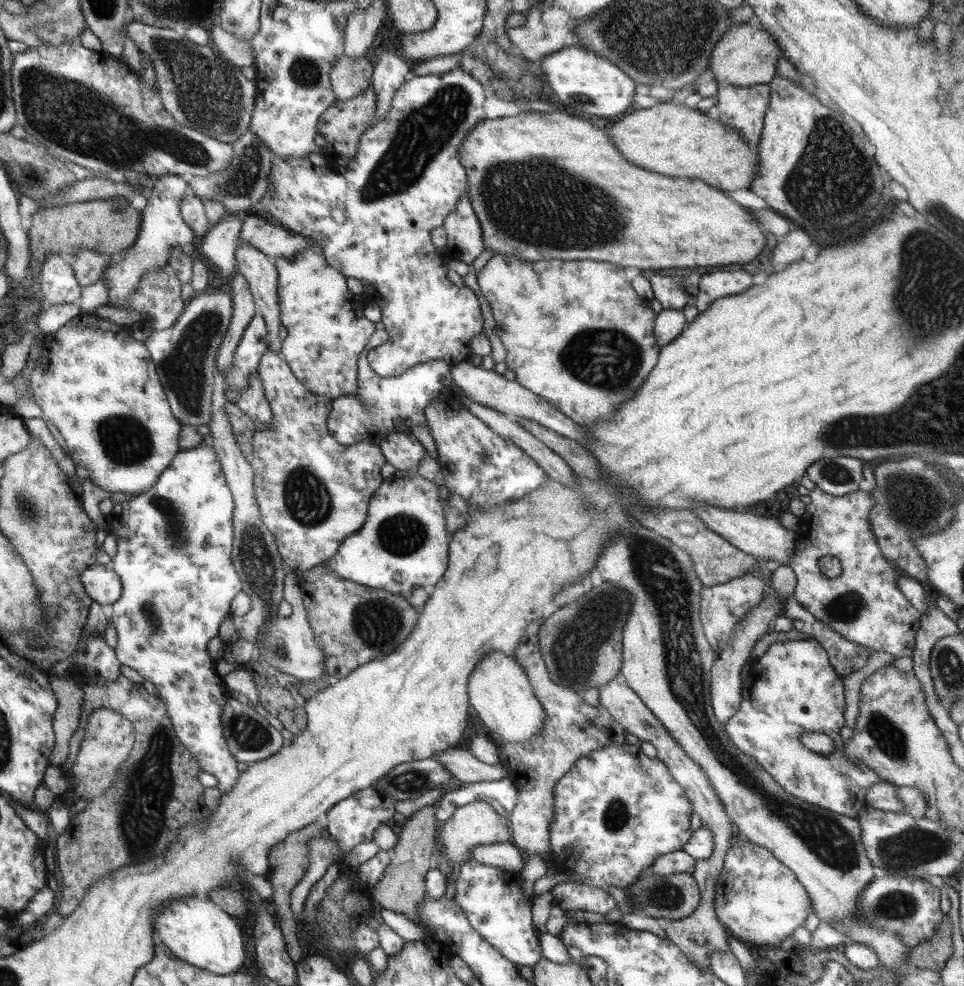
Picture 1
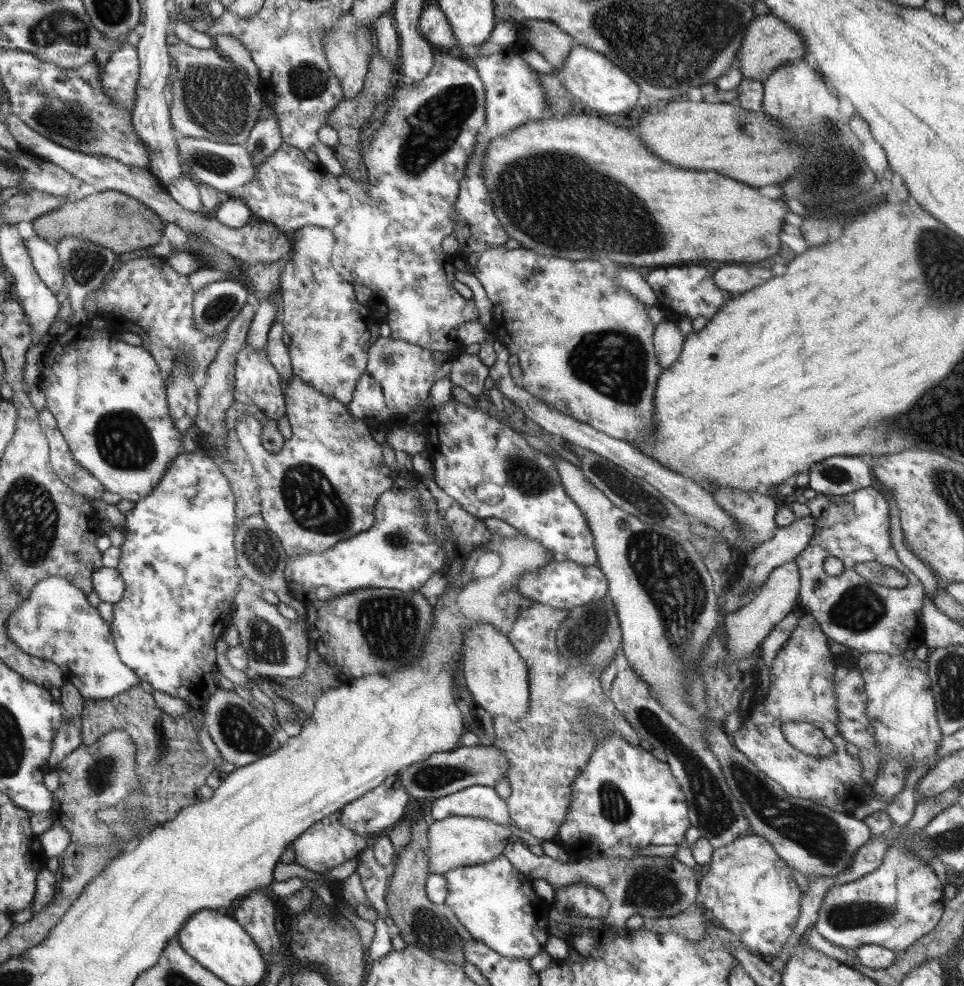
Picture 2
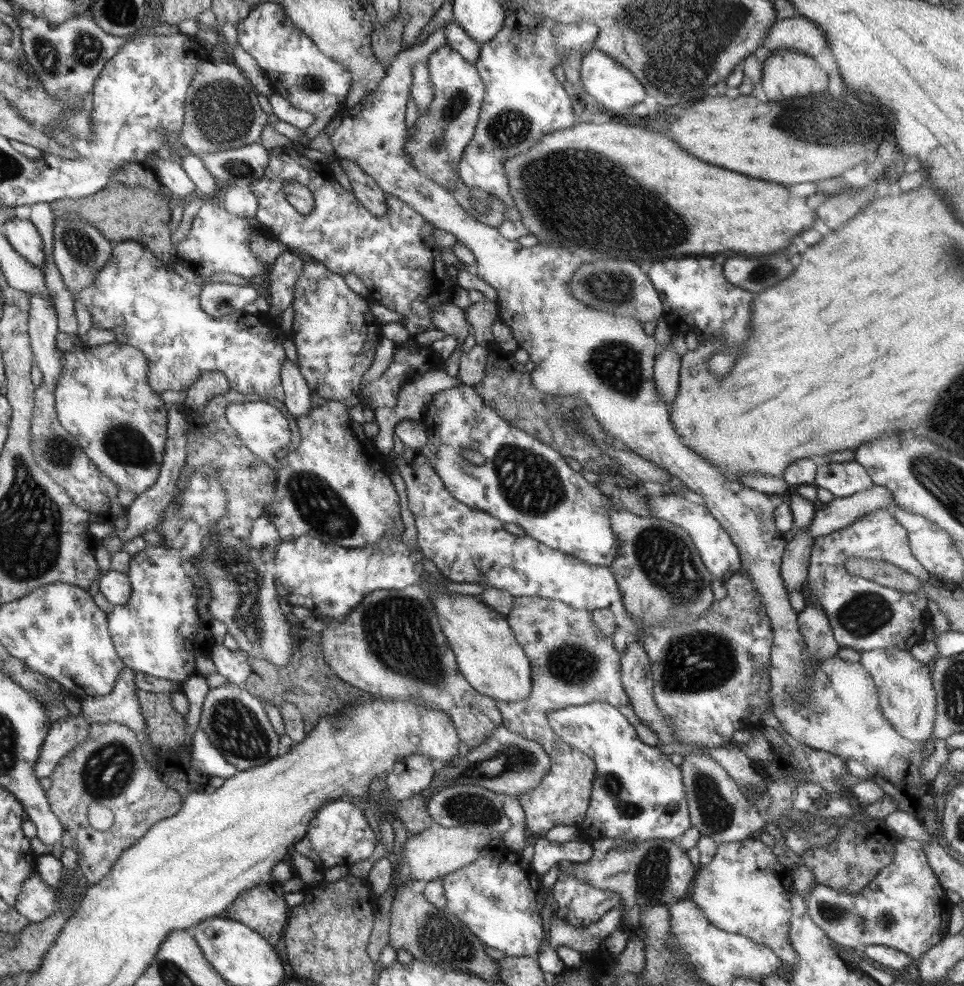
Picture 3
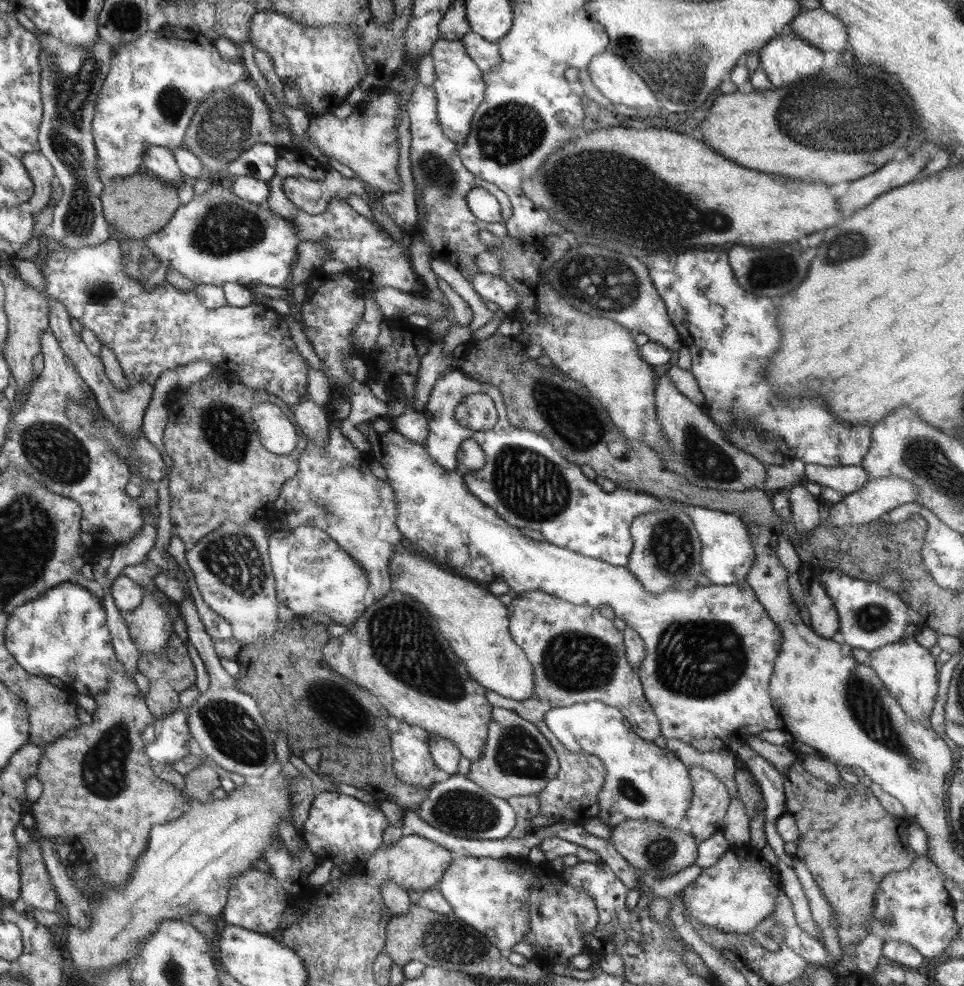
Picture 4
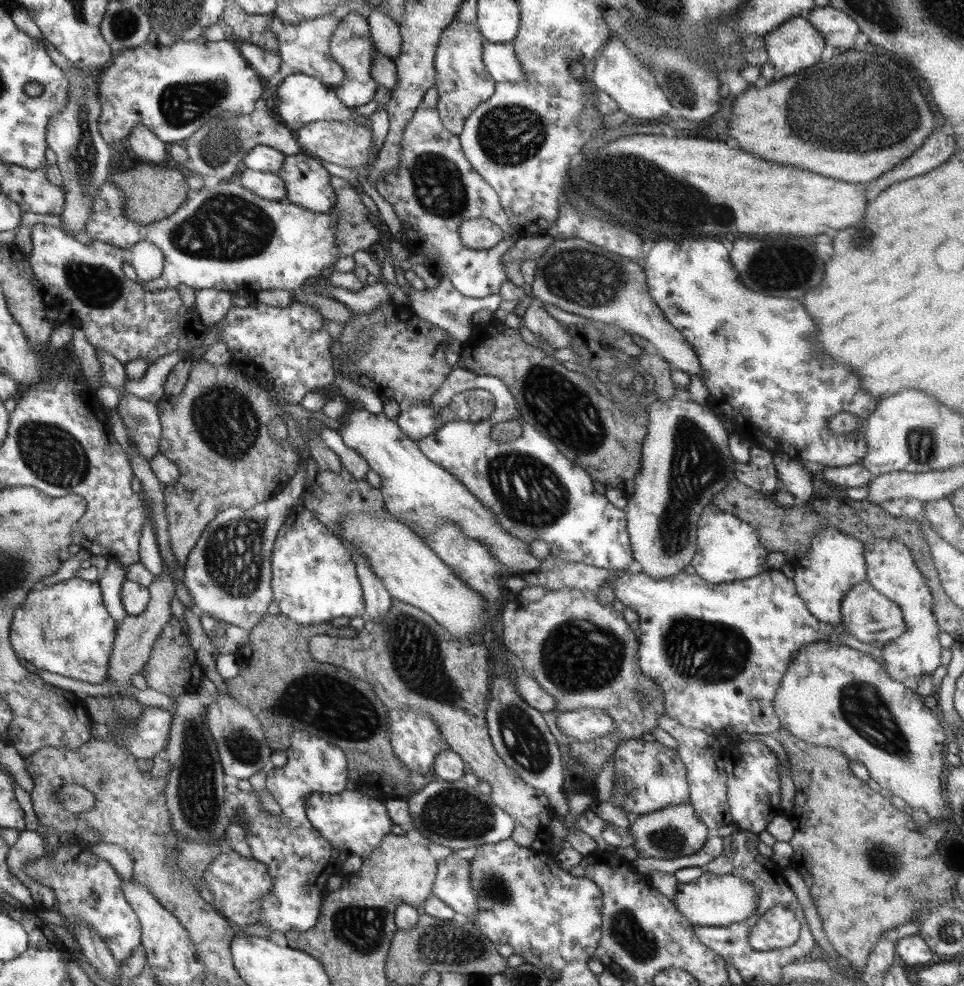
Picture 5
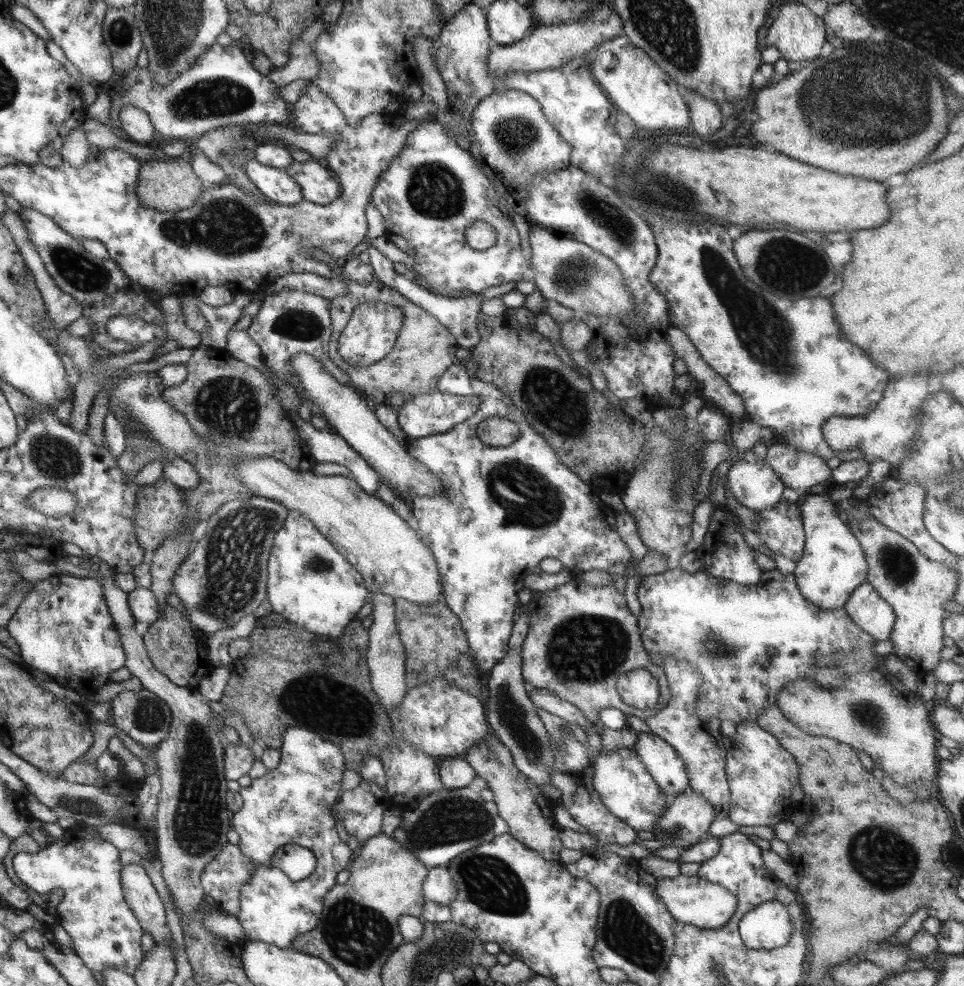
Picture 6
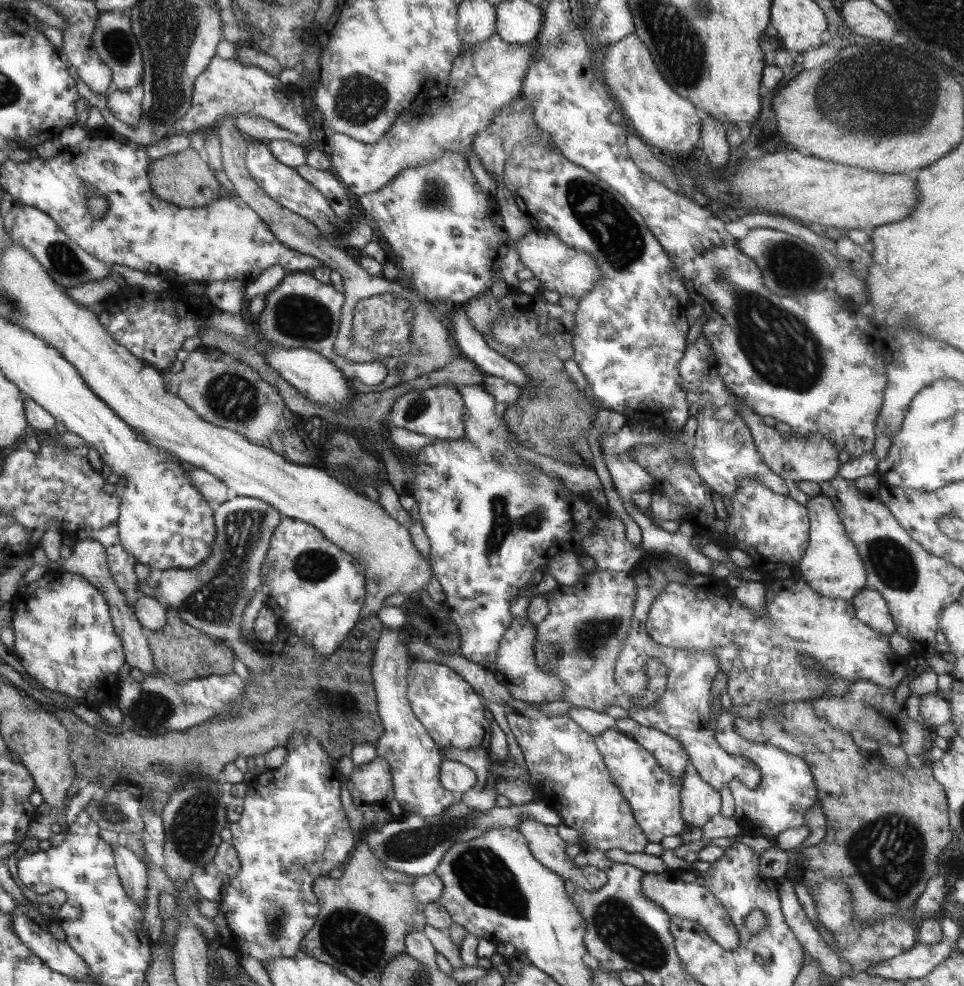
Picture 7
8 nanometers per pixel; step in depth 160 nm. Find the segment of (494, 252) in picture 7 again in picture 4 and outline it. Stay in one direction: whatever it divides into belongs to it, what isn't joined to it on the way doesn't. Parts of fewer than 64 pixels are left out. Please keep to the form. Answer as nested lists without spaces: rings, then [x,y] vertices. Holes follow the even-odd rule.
[[[418,80],[411,97],[405,104],[405,109],[410,121],[412,174],[415,182],[420,184],[424,202],[424,221],[420,230],[415,232],[422,235],[424,242],[432,247],[433,263],[450,262],[456,270],[460,270],[460,274],[465,279],[470,280],[474,274],[480,274],[476,265],[476,255],[491,248],[479,239],[479,230],[493,232],[499,239],[508,235],[504,221],[510,219],[513,213],[510,200],[496,185],[472,175],[464,167],[458,153],[460,144],[448,140],[442,133],[437,117],[437,96],[432,85],[425,86]],[[474,188],[484,188],[498,200],[501,206],[502,223],[484,222],[476,218],[468,209],[466,194]]]

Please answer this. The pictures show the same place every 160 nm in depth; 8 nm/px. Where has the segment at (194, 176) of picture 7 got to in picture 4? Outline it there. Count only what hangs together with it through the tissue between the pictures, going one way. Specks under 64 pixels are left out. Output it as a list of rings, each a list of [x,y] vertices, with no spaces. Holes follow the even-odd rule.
[[[144,170],[134,175],[117,177],[109,180],[103,190],[103,214],[110,228],[119,230],[124,238],[146,238],[163,230],[175,216],[181,206],[178,189],[176,184],[158,180]]]

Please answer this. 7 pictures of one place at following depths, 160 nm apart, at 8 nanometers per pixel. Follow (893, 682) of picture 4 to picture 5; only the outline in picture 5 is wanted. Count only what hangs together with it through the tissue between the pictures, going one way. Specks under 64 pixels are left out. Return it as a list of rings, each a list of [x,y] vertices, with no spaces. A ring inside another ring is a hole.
[[[871,538],[863,547],[867,568],[866,581],[886,598],[900,606],[904,614],[904,622],[906,622],[905,632],[882,648],[881,657],[884,663],[881,665],[894,681],[905,684],[908,689],[923,698],[932,695],[936,692],[936,688],[930,684],[930,676],[938,666],[942,666],[940,658],[943,648],[939,643],[941,631],[932,613],[931,590],[924,580],[924,575],[912,560],[911,550],[898,538]]]

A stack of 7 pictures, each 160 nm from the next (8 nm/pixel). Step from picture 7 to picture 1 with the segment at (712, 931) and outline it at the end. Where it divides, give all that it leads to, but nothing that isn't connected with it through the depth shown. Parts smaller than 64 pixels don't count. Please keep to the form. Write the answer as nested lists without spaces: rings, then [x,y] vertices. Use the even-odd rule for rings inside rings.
[[[745,839],[728,848],[723,858],[723,869],[718,875],[715,887],[715,911],[718,920],[727,932],[742,942],[749,942],[752,947],[780,945],[798,927],[802,927],[812,908],[809,894],[797,880],[797,876],[769,850]]]

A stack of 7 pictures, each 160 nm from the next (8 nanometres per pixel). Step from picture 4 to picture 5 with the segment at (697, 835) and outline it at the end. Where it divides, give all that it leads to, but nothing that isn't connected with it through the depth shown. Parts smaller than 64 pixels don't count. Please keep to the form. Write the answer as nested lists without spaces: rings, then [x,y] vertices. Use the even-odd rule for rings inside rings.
[[[663,713],[658,719],[659,726],[669,732],[678,744],[677,754],[687,770],[689,784],[689,803],[694,807],[696,816],[710,831],[718,830],[728,819],[726,772],[716,765],[718,747],[714,739],[704,731],[684,726]]]

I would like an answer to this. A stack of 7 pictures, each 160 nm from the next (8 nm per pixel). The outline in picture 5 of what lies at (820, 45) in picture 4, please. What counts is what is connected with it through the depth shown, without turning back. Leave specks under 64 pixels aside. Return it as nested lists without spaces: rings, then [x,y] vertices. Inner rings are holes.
[[[815,6],[804,15],[808,22],[824,37],[825,44],[836,51],[848,50],[861,43],[861,30],[843,10]]]

